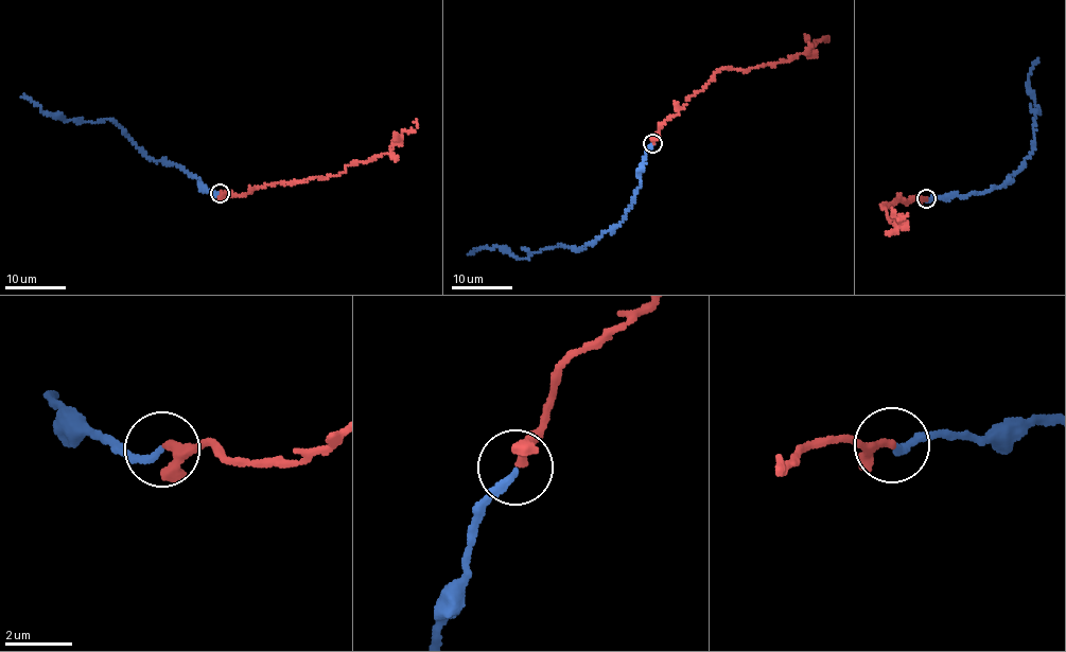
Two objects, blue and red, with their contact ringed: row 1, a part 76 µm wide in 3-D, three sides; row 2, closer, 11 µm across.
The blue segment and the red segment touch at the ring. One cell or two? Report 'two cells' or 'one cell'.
one cell

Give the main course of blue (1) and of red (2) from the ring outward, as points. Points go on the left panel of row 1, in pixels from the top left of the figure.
1: (221, 193), (209, 191), (186, 170), (146, 157), (110, 120), (85, 121), (46, 115), (21, 97)
2: (221, 193), (234, 195), (344, 173), (349, 164), (387, 154), (404, 131), (415, 129), (417, 120)

